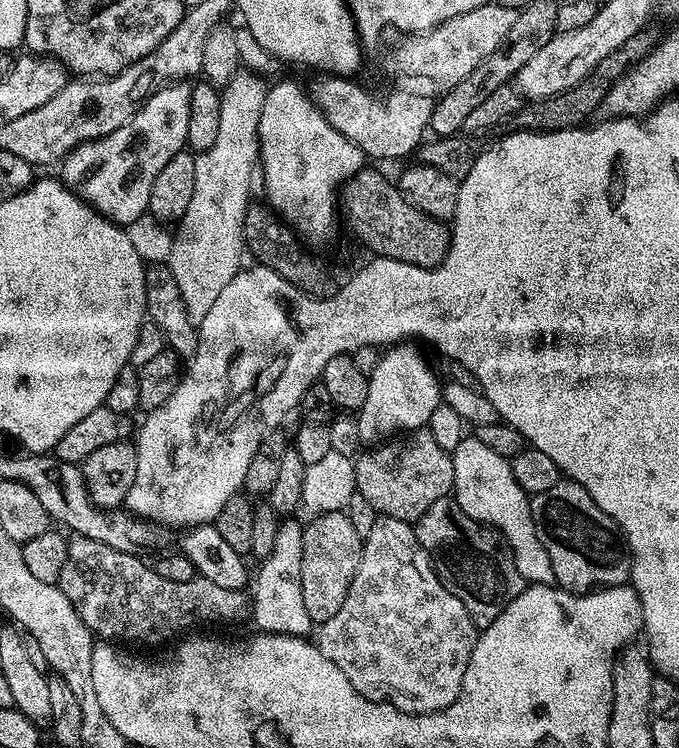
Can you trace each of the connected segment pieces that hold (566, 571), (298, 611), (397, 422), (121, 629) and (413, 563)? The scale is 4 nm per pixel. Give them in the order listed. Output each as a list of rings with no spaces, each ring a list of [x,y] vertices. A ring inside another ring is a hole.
[[[561,478],[550,490],[531,497],[531,501],[536,533],[554,566],[556,584],[565,592],[583,594],[597,588],[613,588],[631,577],[632,553],[623,532],[582,486]]]
[[[284,524],[272,540],[272,549],[264,556],[260,569],[255,569],[250,584],[250,616],[261,633],[277,632],[287,636],[307,637],[314,625],[302,599],[302,534],[304,524]]]
[[[412,342],[393,344],[370,368],[366,402],[362,402],[355,417],[361,445],[375,446],[397,434],[415,432],[429,423],[427,420],[435,414],[436,407],[441,407],[441,381],[436,381],[431,366],[420,357],[416,348],[419,347]]]
[[[73,535],[69,539],[59,588],[66,594],[66,598],[72,598],[78,618],[82,618],[93,637],[104,642],[129,640],[132,644],[164,644],[167,640],[175,641],[184,634],[179,632],[184,632],[195,624],[216,624],[219,620],[232,620],[243,612],[245,615],[246,596],[243,591],[226,590],[199,574],[191,576],[186,582],[169,582],[156,572],[155,567],[148,565],[147,568],[140,560],[143,559],[139,555],[114,550],[102,542],[94,542],[94,538]]]
[[[377,515],[370,534],[363,537],[358,570],[350,582],[346,602],[342,602],[342,607],[339,608],[338,614],[334,614],[334,618],[319,625],[314,640],[322,650],[322,654],[326,654],[326,658],[330,658],[330,662],[334,662],[334,666],[338,666],[338,670],[342,670],[342,674],[346,674],[346,678],[350,678],[350,686],[354,686],[354,690],[358,690],[358,694],[362,694],[368,700],[380,700],[403,712],[411,712],[414,716],[426,716],[442,711],[458,698],[458,694],[462,690],[462,682],[466,678],[466,670],[470,666],[470,658],[476,650],[477,635],[478,629],[470,618],[466,606],[462,606],[462,602],[458,602],[458,598],[454,598],[454,594],[450,594],[450,590],[446,590],[444,583],[437,578],[436,572],[432,569],[431,558],[424,553],[422,546],[416,540],[413,525],[406,520]]]

